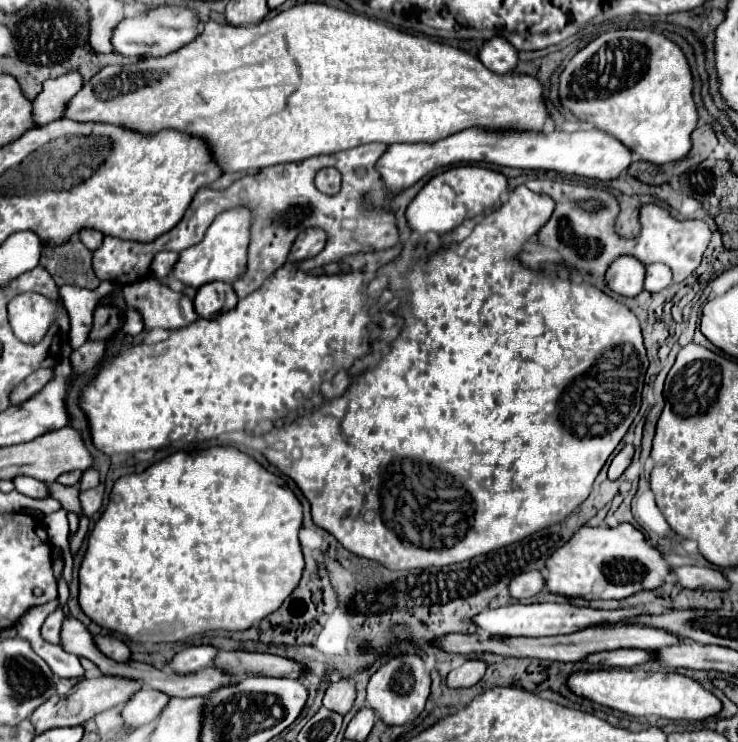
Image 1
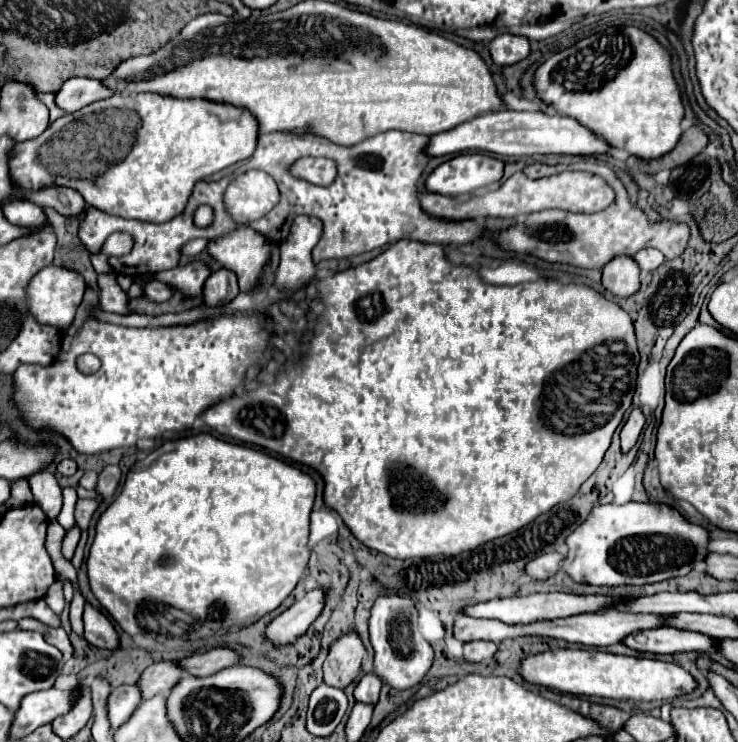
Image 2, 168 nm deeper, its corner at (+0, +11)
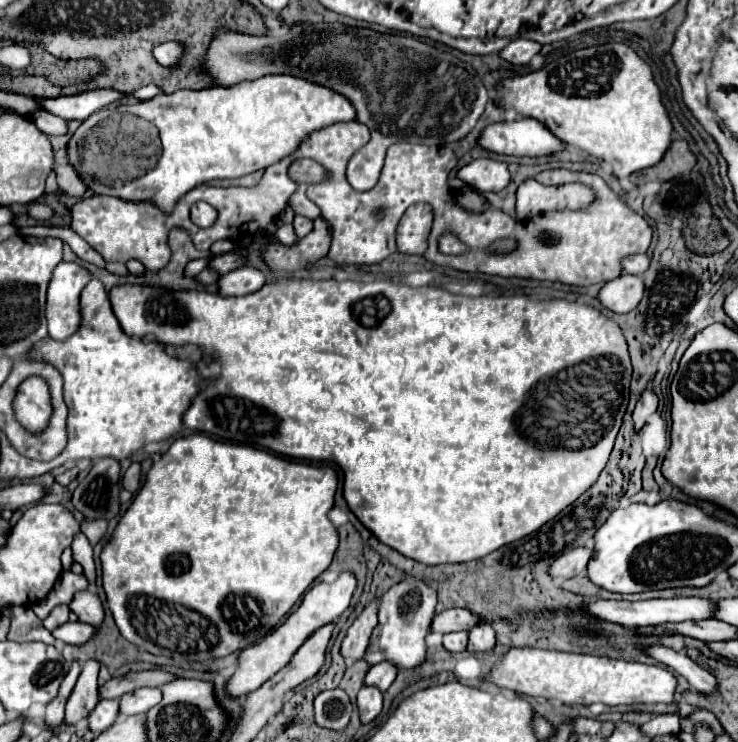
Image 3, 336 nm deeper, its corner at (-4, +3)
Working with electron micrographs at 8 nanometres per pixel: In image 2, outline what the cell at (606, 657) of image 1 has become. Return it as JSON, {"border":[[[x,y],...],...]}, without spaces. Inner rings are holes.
{"border":[[[657,628],[645,632],[633,632],[625,638],[629,648],[639,652],[653,652],[653,654],[675,654],[675,652],[717,652],[717,638],[705,636],[701,632],[689,632],[679,628]]]}

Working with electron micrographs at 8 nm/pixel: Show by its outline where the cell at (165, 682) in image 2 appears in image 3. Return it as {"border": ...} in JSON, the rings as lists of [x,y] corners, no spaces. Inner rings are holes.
{"border":[[[139,688],[125,696],[121,696],[121,714],[133,716],[141,712],[149,712],[149,708],[157,706],[161,702],[163,692],[159,688]]]}

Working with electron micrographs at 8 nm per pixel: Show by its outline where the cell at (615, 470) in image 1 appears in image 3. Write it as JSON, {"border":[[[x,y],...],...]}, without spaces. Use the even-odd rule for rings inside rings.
{"border":[[[647,388],[643,392],[643,396],[641,396],[641,400],[637,402],[635,410],[633,410],[633,422],[635,422],[635,430],[637,432],[645,426],[647,416],[651,416],[655,410],[657,410],[657,396],[653,394],[651,388]]]}

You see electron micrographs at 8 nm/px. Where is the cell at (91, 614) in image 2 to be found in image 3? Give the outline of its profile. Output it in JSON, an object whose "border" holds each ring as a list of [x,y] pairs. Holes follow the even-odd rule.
{"border":[[[87,590],[85,592],[77,592],[73,602],[69,604],[69,608],[79,616],[81,622],[91,624],[95,628],[101,628],[105,612],[103,612],[103,606],[101,606],[101,600],[99,600],[97,594],[91,594]]]}

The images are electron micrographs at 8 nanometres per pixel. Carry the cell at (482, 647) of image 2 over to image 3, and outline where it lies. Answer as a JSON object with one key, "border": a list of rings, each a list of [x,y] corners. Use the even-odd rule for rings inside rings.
{"border":[[[477,624],[477,628],[469,630],[469,646],[467,650],[477,652],[493,652],[495,648],[495,630],[489,624]]]}

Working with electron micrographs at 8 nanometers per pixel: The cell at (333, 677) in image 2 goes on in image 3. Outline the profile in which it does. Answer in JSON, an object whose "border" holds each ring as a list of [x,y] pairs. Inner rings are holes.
{"border":[[[373,600],[365,606],[365,610],[357,616],[357,620],[349,626],[347,636],[341,642],[341,656],[363,660],[375,624],[377,624],[377,602]]]}

